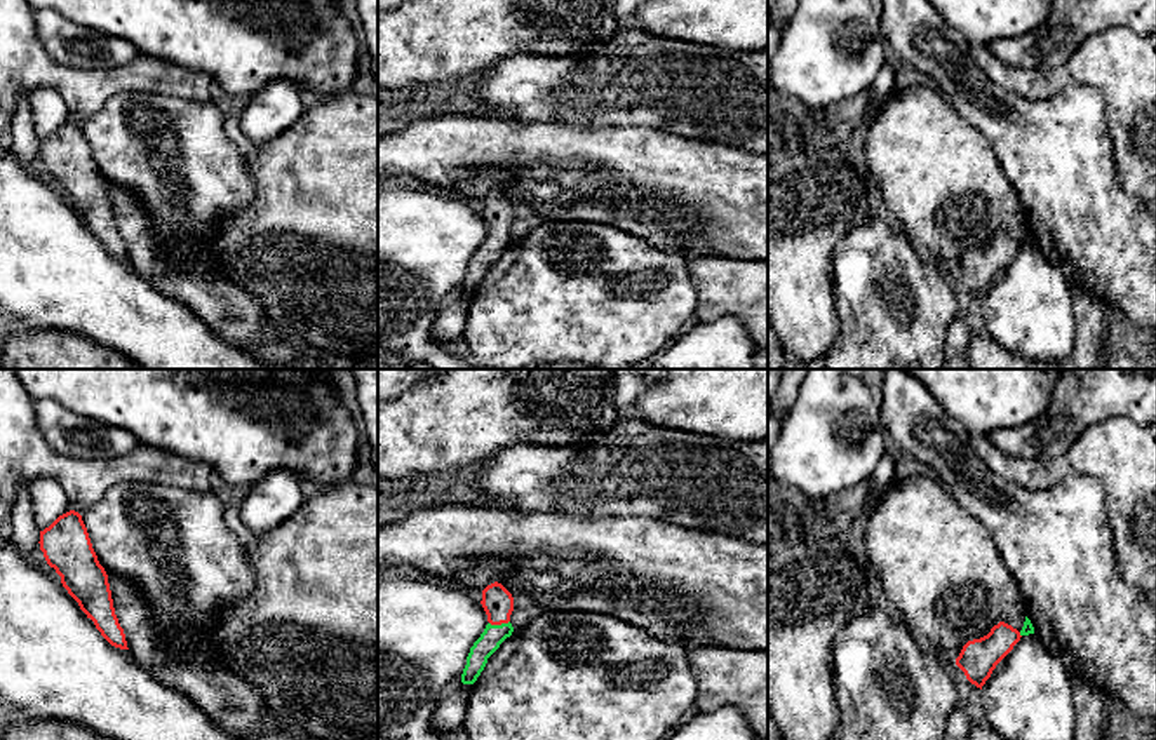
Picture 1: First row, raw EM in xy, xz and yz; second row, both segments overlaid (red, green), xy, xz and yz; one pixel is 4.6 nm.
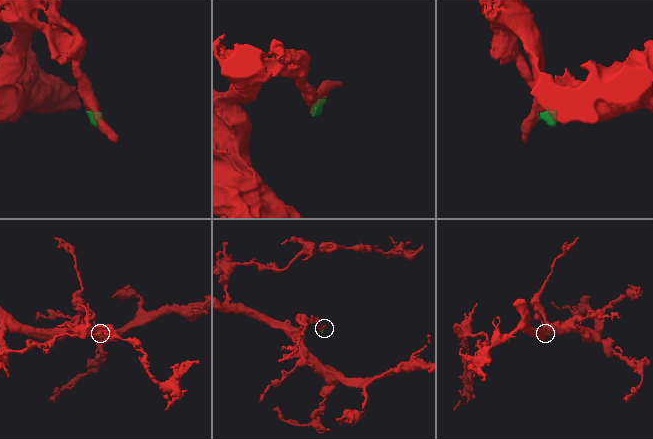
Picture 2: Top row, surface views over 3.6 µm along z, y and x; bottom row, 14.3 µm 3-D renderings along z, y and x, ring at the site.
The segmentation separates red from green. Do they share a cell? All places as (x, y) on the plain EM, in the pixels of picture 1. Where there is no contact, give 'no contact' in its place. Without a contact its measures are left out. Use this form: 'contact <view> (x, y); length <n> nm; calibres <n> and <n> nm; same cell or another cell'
contact xz (498, 234); length 100 nm; calibres 140 and 100 nm; same cell

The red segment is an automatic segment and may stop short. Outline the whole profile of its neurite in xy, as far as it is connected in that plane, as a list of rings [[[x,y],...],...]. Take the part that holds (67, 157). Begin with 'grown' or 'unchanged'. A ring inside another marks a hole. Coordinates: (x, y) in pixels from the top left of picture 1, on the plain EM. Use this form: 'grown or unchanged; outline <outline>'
unchanged; outline [[[75,120],[59,125],[40,141],[38,153],[47,174],[101,246],[111,256],[129,259],[115,225],[108,185],[97,171],[82,125]]]

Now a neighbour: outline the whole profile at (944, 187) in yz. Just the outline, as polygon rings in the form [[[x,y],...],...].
[[[924,85],[895,91],[870,122],[864,150],[893,221],[916,249],[928,249],[949,270],[999,232],[1022,240],[1024,211],[999,158],[940,91]]]

